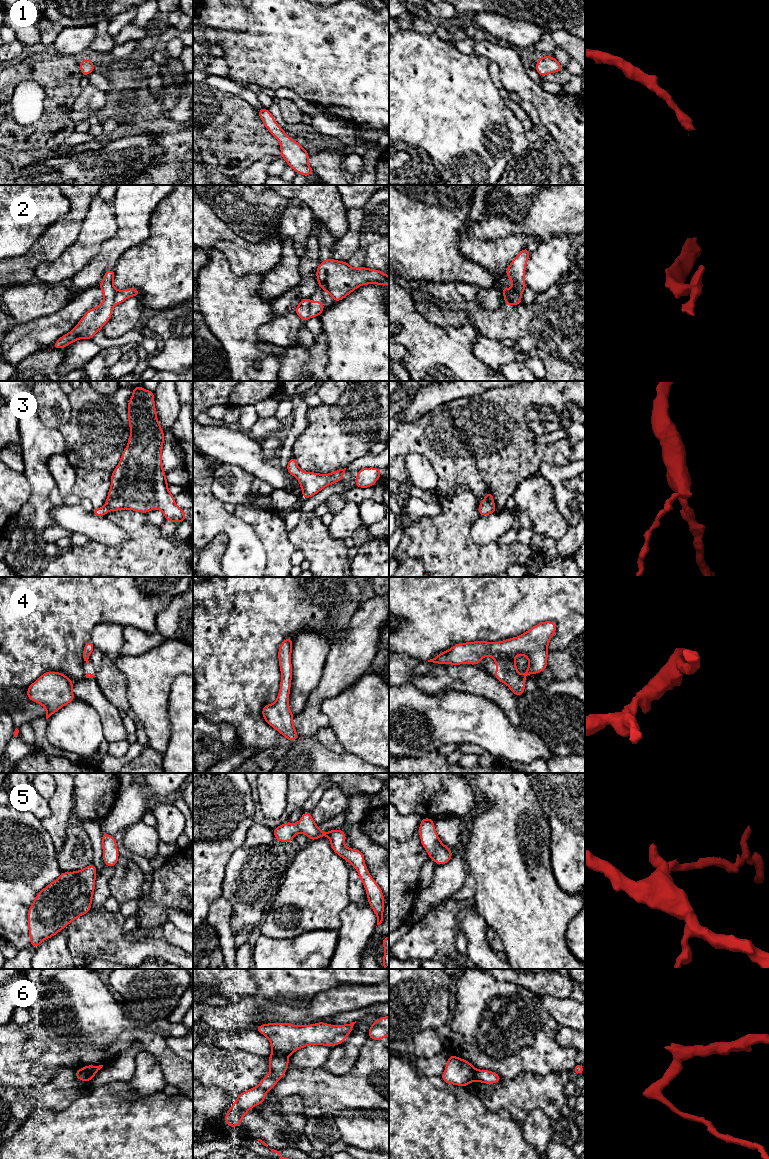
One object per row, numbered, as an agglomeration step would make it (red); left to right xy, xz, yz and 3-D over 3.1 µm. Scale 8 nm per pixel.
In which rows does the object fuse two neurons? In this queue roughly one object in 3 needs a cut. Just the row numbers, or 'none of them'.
2, 6

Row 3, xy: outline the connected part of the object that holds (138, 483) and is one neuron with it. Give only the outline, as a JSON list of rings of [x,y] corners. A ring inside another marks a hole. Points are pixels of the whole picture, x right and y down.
[[[141,386],[132,388],[133,395],[128,401],[130,426],[128,445],[111,475],[111,487],[105,505],[102,508],[94,508],[92,513],[97,517],[102,517],[108,511],[129,509],[148,513],[158,509],[163,512],[165,520],[180,524],[186,519],[186,511],[176,505],[174,496],[168,490],[161,458],[164,432],[157,419],[154,391],[145,390]]]

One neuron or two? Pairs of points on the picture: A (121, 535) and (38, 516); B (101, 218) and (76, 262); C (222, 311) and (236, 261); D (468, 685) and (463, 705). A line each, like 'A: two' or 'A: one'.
A: two
B: one
C: two
D: two

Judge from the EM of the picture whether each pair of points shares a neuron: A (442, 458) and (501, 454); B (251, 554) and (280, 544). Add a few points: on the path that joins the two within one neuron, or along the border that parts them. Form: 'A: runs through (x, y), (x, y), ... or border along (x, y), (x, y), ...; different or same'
A: runs through (457, 458), (475, 458), (479, 454), (486, 454); same
B: border along (254, 528), (254, 533), (266, 554), (266, 566); different

